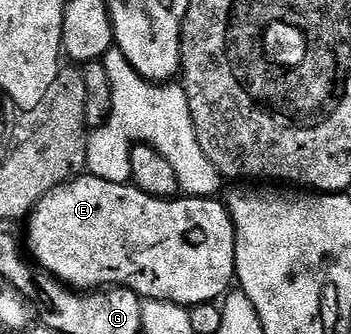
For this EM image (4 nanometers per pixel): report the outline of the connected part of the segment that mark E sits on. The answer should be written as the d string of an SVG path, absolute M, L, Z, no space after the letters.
M84 174L67 180L61 186L49 190L45 198L35 205L29 219L26 221L25 244L33 257L34 263L43 271L66 284L67 287L76 290L102 290L104 288L128 288L133 290L143 300L164 300L167 304L207 304L210 300L222 301L232 291L235 279L235 227L231 211L226 203L219 198L205 196L187 196L173 200L162 200L145 194L131 182L118 184L117 182L105 182L105 178L97 178L90 174Z

